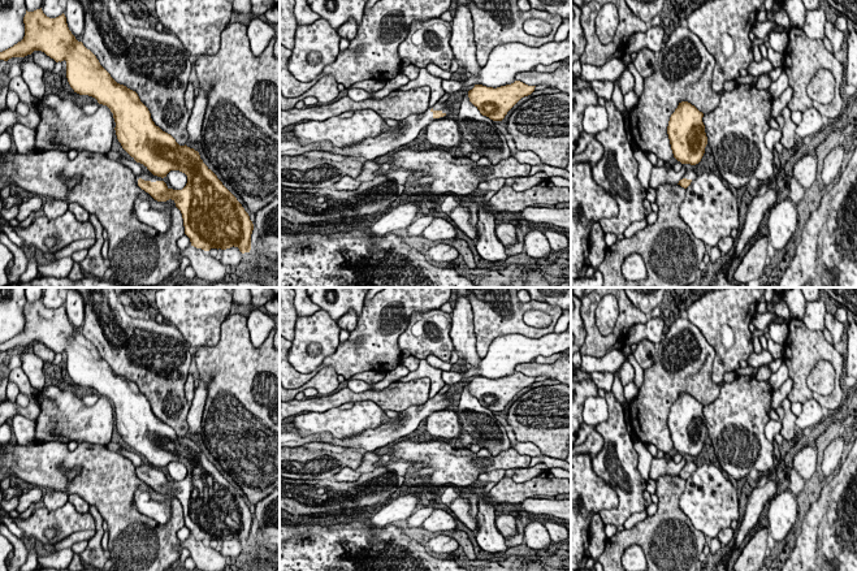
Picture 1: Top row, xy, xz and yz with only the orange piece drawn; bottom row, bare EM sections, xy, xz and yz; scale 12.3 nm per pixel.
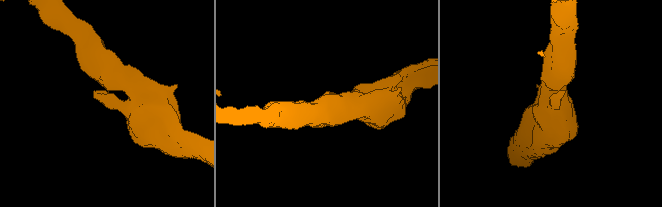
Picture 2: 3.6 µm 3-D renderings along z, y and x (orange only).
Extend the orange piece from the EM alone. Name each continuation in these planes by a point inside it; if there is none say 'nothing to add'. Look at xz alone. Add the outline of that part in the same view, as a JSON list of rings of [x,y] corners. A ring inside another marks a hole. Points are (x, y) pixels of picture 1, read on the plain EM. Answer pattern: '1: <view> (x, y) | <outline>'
1: xz (406, 422) | [[[437,393],[424,405],[411,406],[407,410],[398,412],[395,418],[390,418],[388,423],[375,429],[369,428],[354,437],[338,440],[329,432],[303,437],[298,432],[291,431],[280,433],[280,447],[302,447],[310,442],[323,442],[350,449],[365,449],[368,453],[375,451],[376,449],[395,442],[416,431],[423,420],[425,420],[433,411],[438,411],[433,408],[434,402],[441,402],[446,406],[455,403],[453,394]]]

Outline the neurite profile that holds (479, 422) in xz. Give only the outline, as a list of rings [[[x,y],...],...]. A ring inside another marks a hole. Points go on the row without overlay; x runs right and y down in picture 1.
[[[462,359],[459,362],[462,371],[462,381],[464,386],[460,393],[460,399],[456,402],[456,414],[464,432],[469,433],[475,440],[481,444],[481,447],[490,451],[493,455],[510,449],[510,440],[505,425],[502,425],[493,411],[482,407],[477,398],[475,398],[468,389],[466,381],[466,372],[468,364]]]

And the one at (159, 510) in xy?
[[[143,486],[137,488],[134,493],[134,509],[142,515],[152,518],[160,524],[165,524],[170,519],[170,501],[176,494],[172,490],[159,494],[165,498],[156,501]]]

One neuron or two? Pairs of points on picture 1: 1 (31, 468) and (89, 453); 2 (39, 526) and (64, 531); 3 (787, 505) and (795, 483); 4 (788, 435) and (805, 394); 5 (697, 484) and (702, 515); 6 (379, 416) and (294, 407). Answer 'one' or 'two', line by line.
1: one
2: one
3: two
4: two
5: one
6: two

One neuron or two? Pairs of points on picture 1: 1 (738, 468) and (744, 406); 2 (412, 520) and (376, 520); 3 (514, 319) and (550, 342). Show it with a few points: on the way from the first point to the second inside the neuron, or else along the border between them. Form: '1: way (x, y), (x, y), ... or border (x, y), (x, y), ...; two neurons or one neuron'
1: way (735, 453), (735, 432), (732, 425), (735, 422); one neuron
2: border (416, 510), (408, 518); two neurons
3: border (553, 331), (540, 337), (511, 334); two neurons

